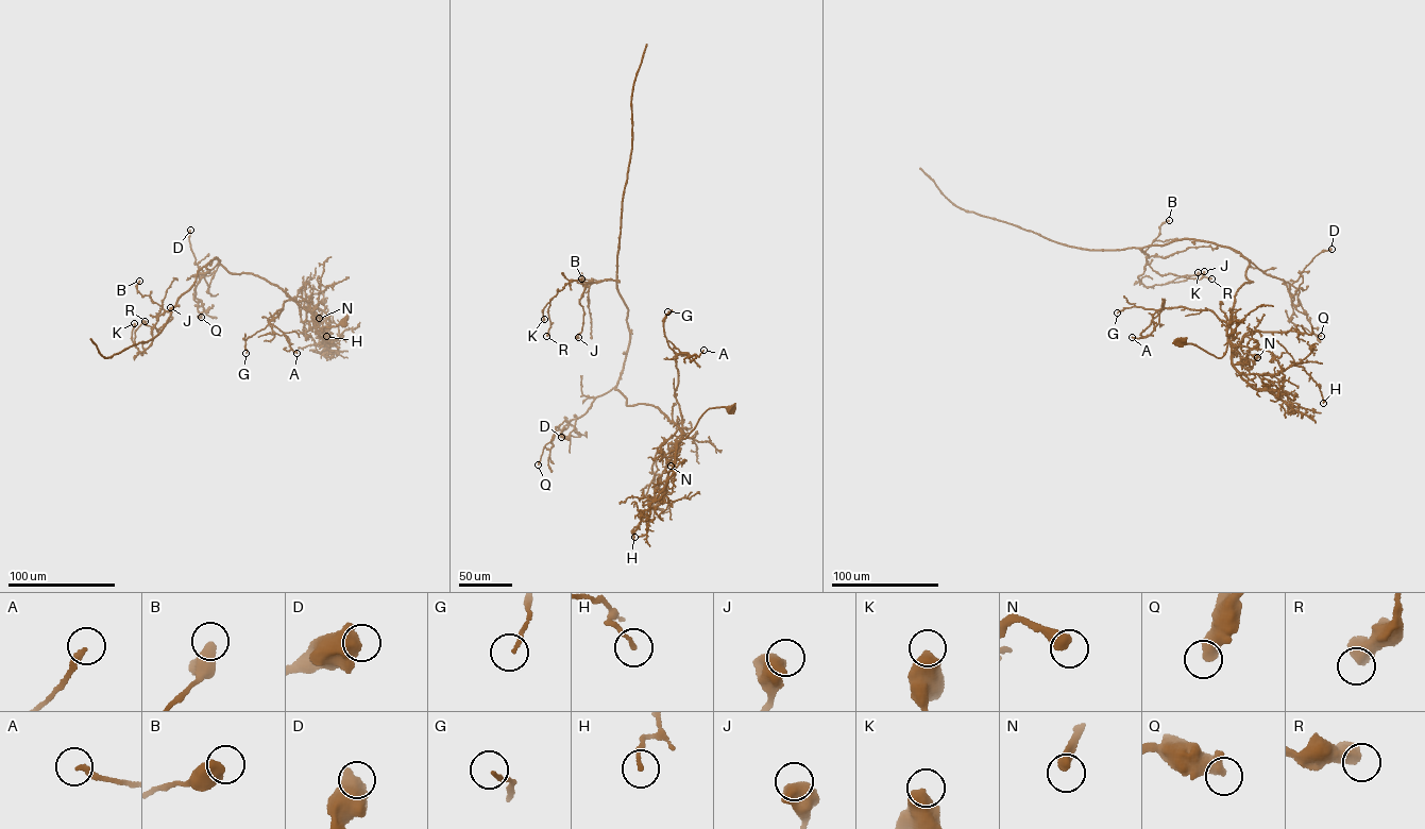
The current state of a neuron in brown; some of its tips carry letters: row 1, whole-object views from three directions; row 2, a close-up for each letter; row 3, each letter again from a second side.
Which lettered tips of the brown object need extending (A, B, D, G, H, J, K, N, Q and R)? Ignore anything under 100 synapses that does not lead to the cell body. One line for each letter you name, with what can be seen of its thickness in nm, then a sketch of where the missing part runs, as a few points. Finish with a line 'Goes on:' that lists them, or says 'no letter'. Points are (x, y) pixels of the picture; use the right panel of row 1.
Goes on: no letter

